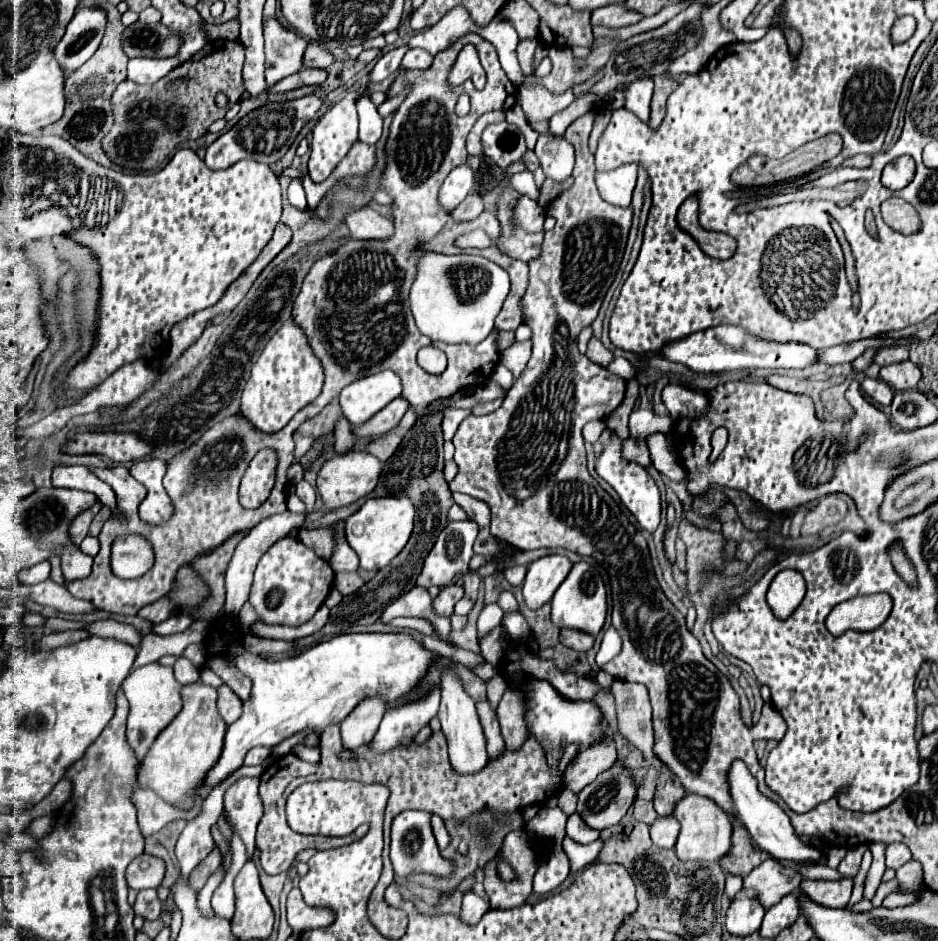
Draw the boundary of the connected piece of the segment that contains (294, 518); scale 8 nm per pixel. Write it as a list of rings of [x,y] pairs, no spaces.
[[[284,512],[284,514],[278,514],[278,516],[270,516],[270,518],[264,518],[258,526],[254,526],[250,530],[250,534],[236,546],[234,550],[234,556],[228,564],[228,570],[226,570],[226,614],[238,614],[240,608],[244,606],[244,602],[248,600],[248,594],[250,594],[250,586],[252,586],[252,576],[254,576],[254,570],[260,562],[260,558],[264,556],[264,552],[280,538],[288,536],[288,532],[292,528],[300,528],[304,522],[306,522],[306,516],[308,512],[302,512],[302,514],[292,514],[292,512]]]

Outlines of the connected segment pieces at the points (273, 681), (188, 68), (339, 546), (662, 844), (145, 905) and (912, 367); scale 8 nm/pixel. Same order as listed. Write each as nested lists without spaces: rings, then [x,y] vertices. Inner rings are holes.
[[[342,634],[280,660],[262,660],[236,646],[228,660],[254,682],[252,694],[244,702],[242,716],[228,726],[222,754],[204,776],[196,796],[206,800],[210,790],[244,764],[246,752],[254,746],[276,746],[304,728],[324,730],[330,724],[338,724],[368,696],[384,696],[392,704],[418,686],[418,678],[426,674],[430,658],[432,652],[424,650],[408,634]]]
[[[214,40],[196,54],[196,58],[180,64],[156,84],[140,86],[130,80],[122,82],[112,96],[116,122],[102,140],[104,152],[122,168],[156,170],[178,144],[192,138],[192,132],[194,138],[204,136],[214,120],[224,118],[228,108],[240,102],[240,94],[246,90],[242,82],[242,64],[242,42]],[[218,92],[228,96],[230,102],[226,108],[218,108],[214,104],[214,96]]]
[[[344,522],[336,524],[336,546],[334,546],[334,554],[330,558],[330,566],[334,572],[358,570],[356,552],[352,552],[348,542],[344,540]]]
[[[658,816],[654,820],[654,824],[650,826],[650,836],[652,836],[654,846],[658,846],[658,848],[674,848],[676,838],[678,838],[678,830],[680,830],[680,824],[676,822],[674,816],[668,816],[668,818]]]
[[[156,890],[138,892],[134,912],[138,916],[142,916],[144,920],[156,920],[158,918],[158,894],[156,894]]]
[[[904,360],[904,362],[880,368],[880,378],[888,382],[896,392],[912,390],[920,380],[920,368],[910,360]]]

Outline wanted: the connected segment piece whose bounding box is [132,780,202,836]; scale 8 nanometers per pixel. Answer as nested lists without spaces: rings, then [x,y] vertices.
[[[138,780],[134,782],[134,792],[132,792],[132,802],[138,810],[138,824],[144,836],[150,836],[154,832],[158,832],[160,828],[164,828],[166,824],[170,824],[172,820],[184,818],[196,818],[202,812],[202,806],[196,804],[190,810],[182,810],[182,808],[174,808],[172,804],[164,802],[160,796],[156,796],[152,790],[148,788],[140,788]]]

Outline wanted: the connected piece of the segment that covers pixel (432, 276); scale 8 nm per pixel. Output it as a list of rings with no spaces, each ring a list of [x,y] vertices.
[[[424,252],[420,256],[418,276],[410,290],[410,308],[418,330],[430,340],[448,344],[478,344],[492,332],[494,318],[498,316],[508,290],[508,274],[486,258],[470,254],[444,256]]]

